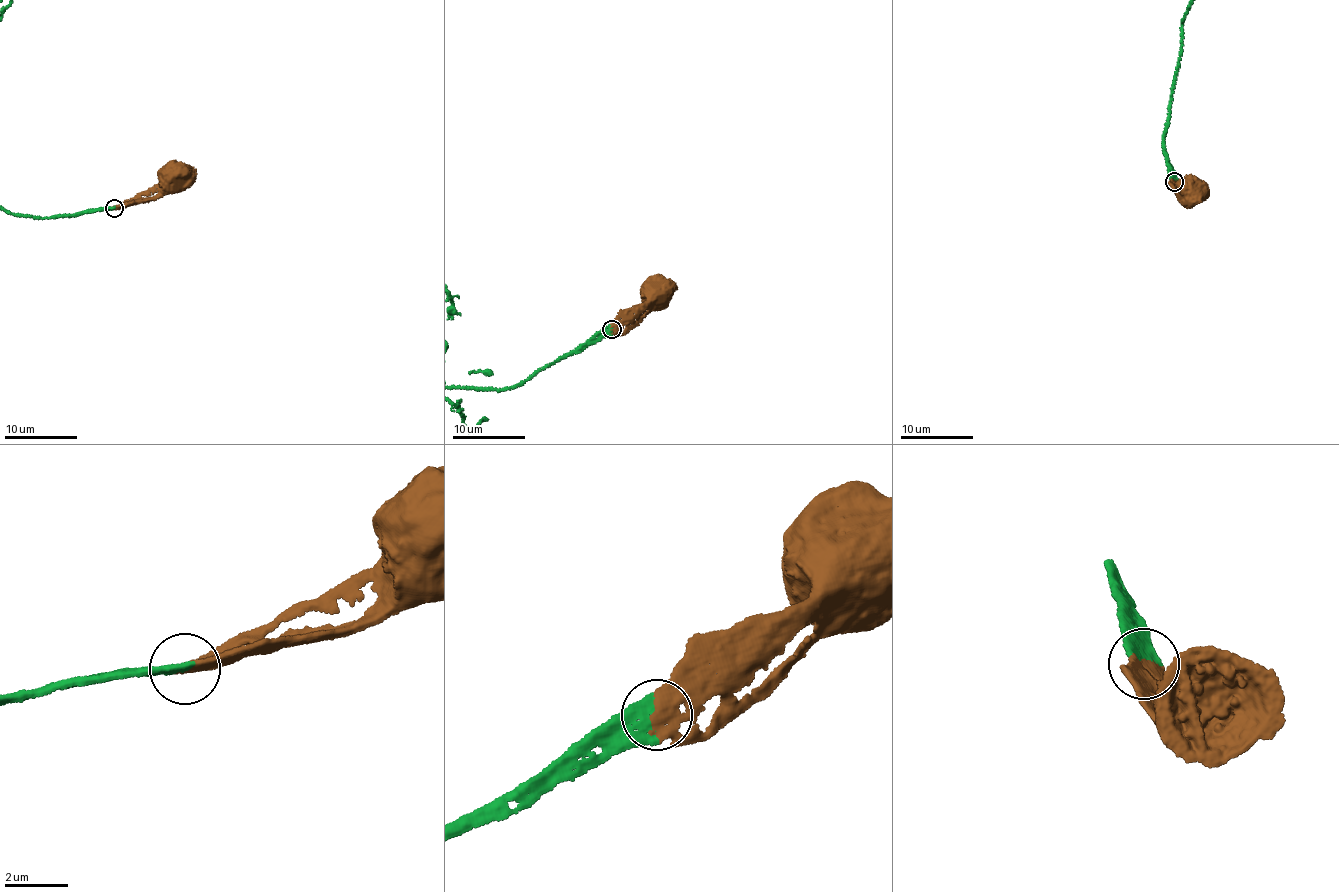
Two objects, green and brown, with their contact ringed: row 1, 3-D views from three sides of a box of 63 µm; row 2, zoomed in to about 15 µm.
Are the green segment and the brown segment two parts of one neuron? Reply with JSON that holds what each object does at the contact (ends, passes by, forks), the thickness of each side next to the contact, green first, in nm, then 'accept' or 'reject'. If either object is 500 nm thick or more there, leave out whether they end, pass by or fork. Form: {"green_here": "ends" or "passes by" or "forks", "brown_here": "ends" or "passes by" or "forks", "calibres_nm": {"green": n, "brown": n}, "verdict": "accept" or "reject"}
{"green_here": "ends", "brown_here": "ends", "calibres_nm": {"green": 360, "brown": 440}, "verdict": "accept"}

